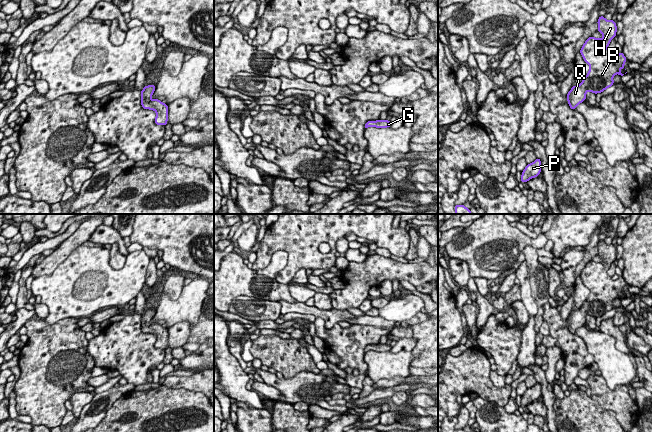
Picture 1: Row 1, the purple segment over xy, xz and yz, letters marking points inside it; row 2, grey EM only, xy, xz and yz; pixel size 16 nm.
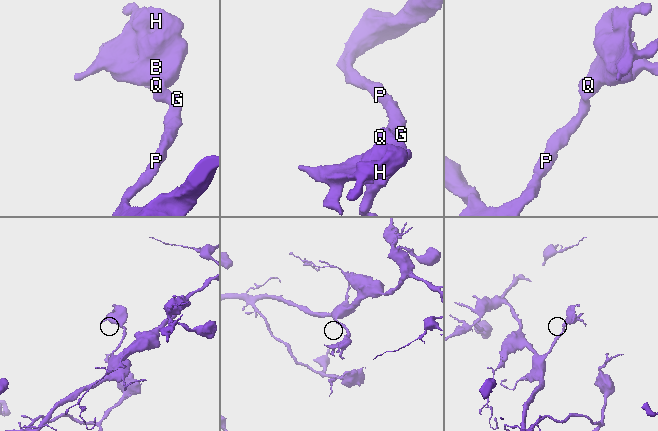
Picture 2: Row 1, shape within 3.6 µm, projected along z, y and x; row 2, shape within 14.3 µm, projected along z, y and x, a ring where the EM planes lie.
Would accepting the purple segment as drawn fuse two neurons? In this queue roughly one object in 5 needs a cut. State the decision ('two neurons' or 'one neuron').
one neuron

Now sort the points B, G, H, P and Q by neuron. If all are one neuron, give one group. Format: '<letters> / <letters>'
B G H P Q

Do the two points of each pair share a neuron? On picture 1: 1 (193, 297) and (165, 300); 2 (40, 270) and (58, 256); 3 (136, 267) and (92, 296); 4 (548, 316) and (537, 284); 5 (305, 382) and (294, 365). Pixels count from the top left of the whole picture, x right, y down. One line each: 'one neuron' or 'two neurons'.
1: one neuron
2: one neuron
3: one neuron
4: two neurons
5: two neurons

